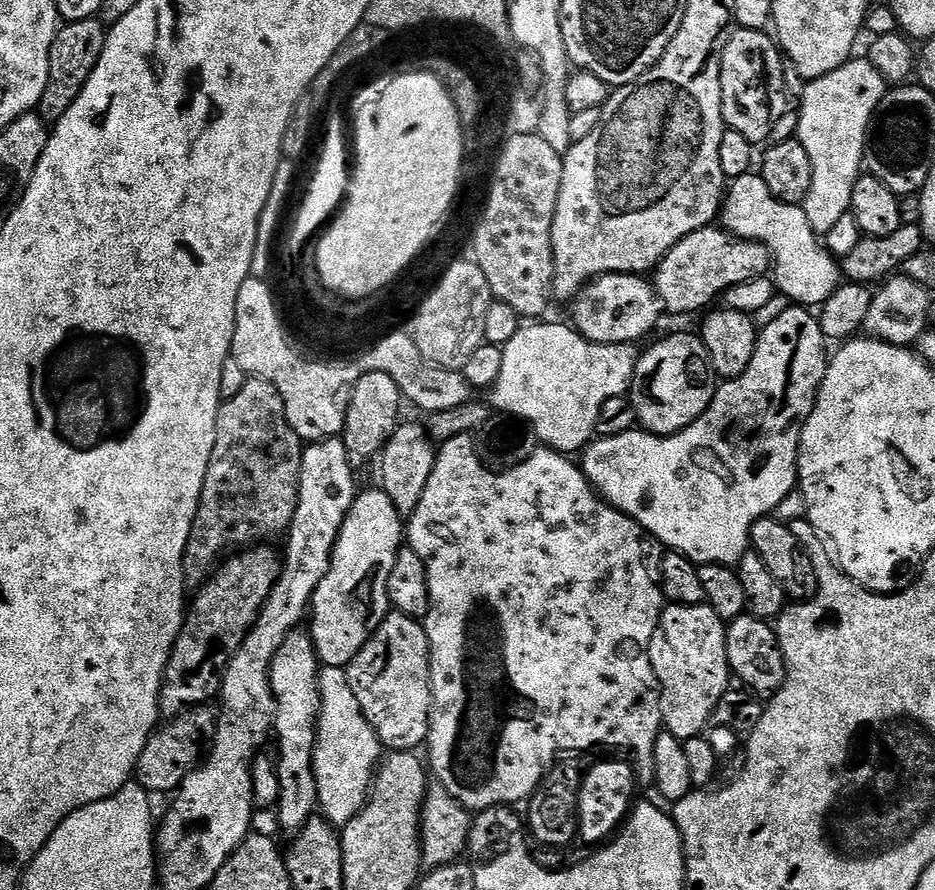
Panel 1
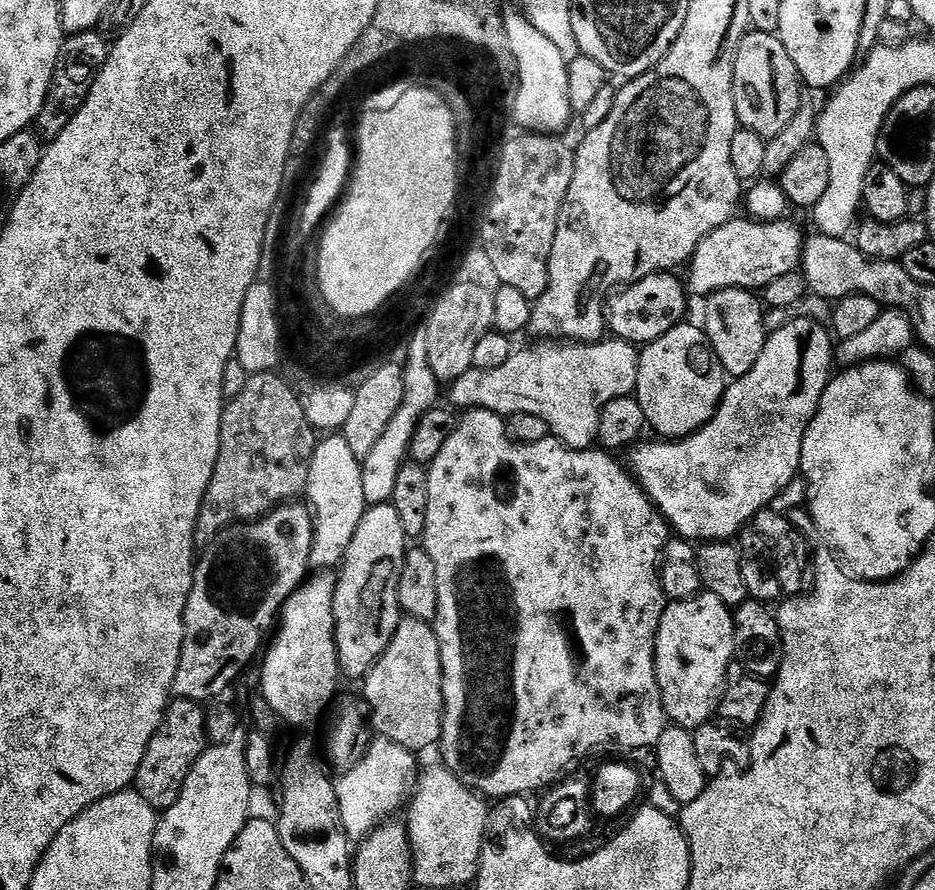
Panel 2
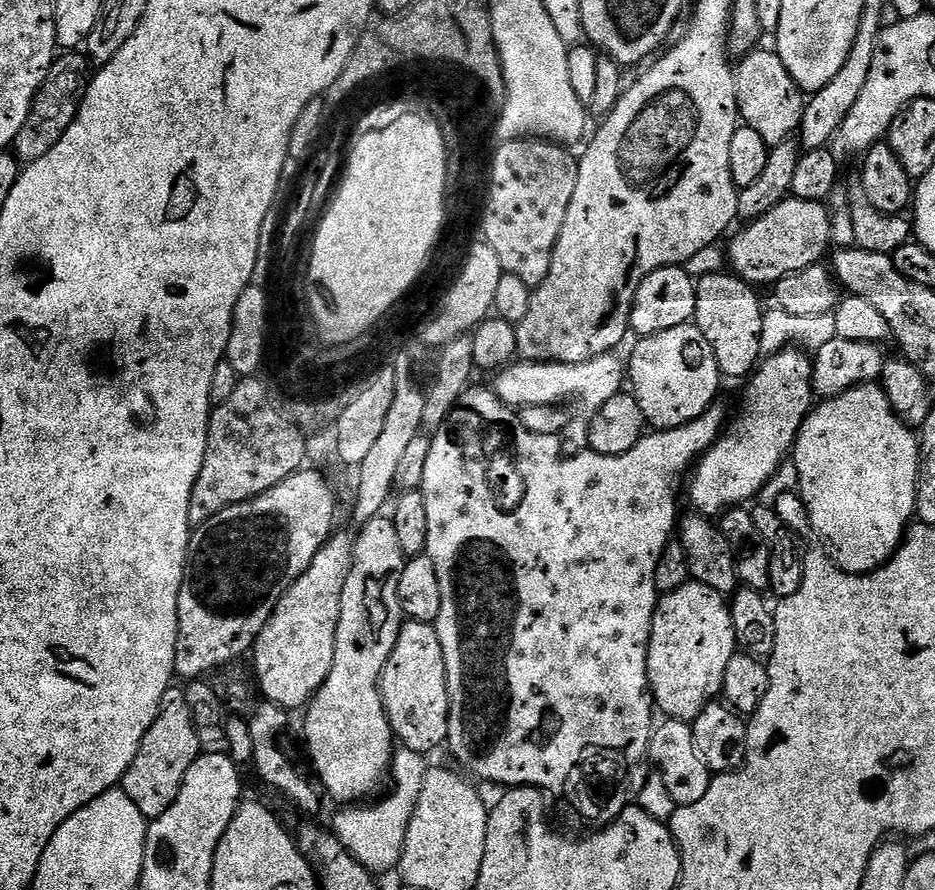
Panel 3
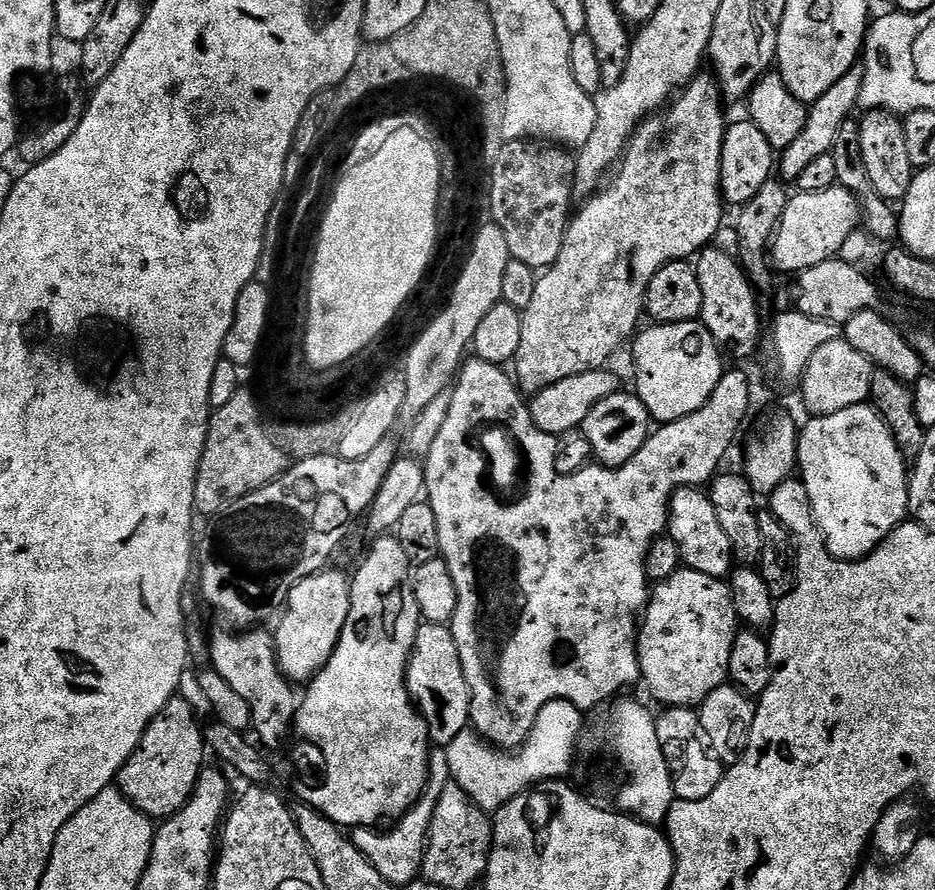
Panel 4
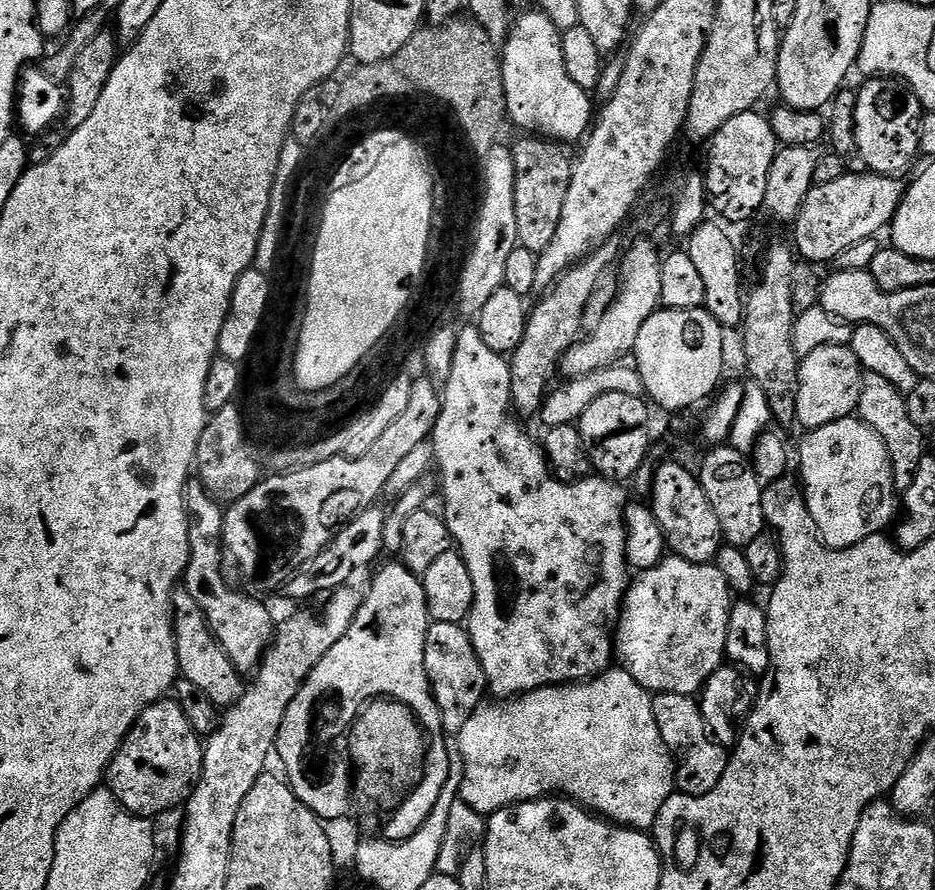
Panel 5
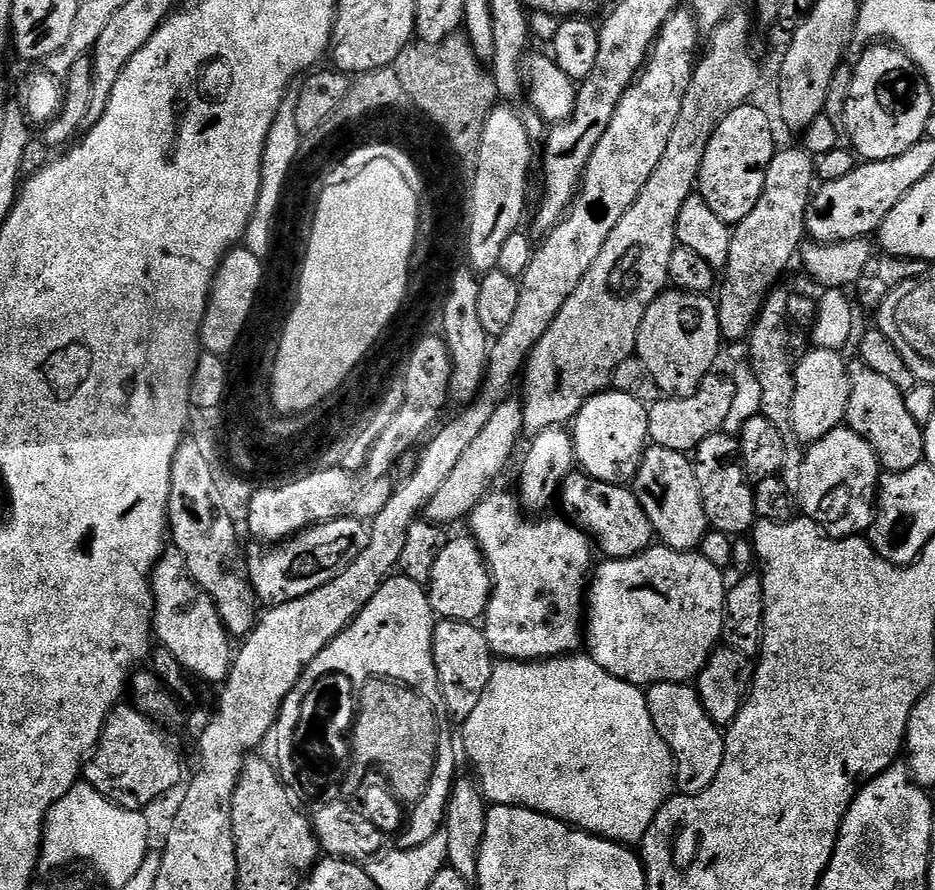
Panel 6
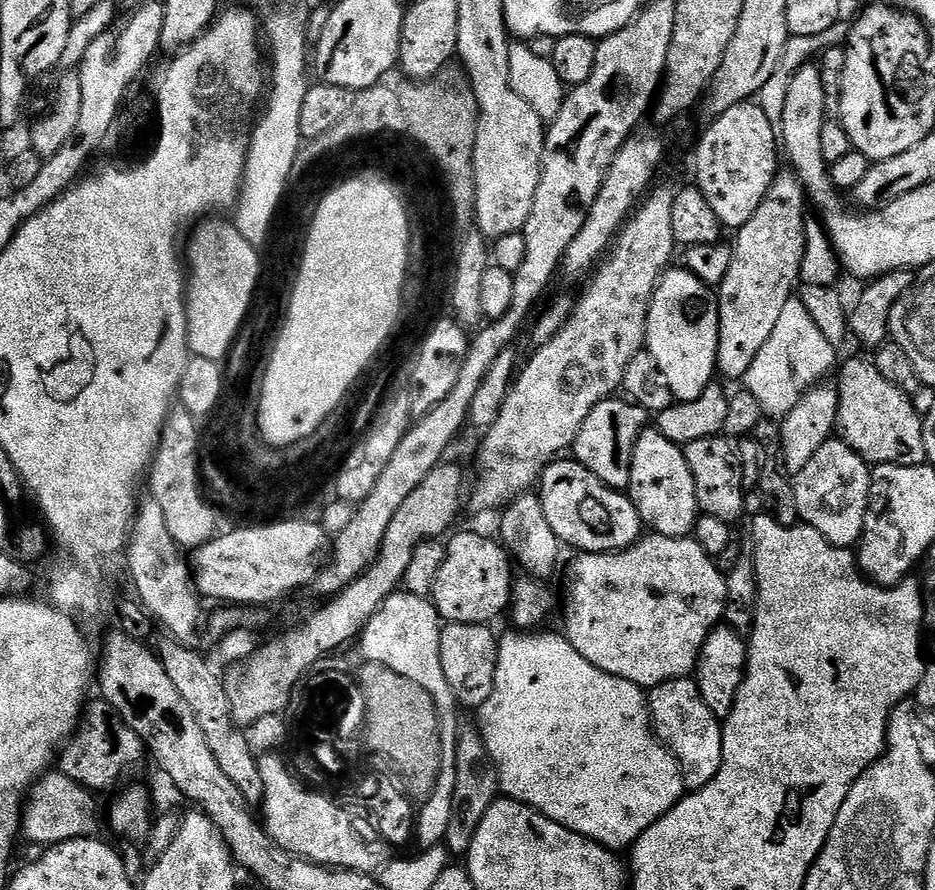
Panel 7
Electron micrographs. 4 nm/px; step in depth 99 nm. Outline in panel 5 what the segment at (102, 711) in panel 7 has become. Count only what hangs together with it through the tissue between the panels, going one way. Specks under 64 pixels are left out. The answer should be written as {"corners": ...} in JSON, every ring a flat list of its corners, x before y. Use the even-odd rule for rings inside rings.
{"corners":[[161,698,145,708,124,737,120,749,108,763,106,787,132,815,153,818,159,812,179,809,192,795,200,779,203,756,201,737,186,722,182,706,175,699]]}

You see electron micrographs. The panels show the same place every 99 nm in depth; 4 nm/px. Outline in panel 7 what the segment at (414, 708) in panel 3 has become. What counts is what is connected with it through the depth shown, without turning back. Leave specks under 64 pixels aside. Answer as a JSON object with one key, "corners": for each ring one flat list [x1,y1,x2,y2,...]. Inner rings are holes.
{"corners":[[450,624,440,629,440,649,442,650,442,670,454,690,457,705,461,709,478,710,490,698,494,690,494,674,498,666,497,633,491,632,488,624]]}

